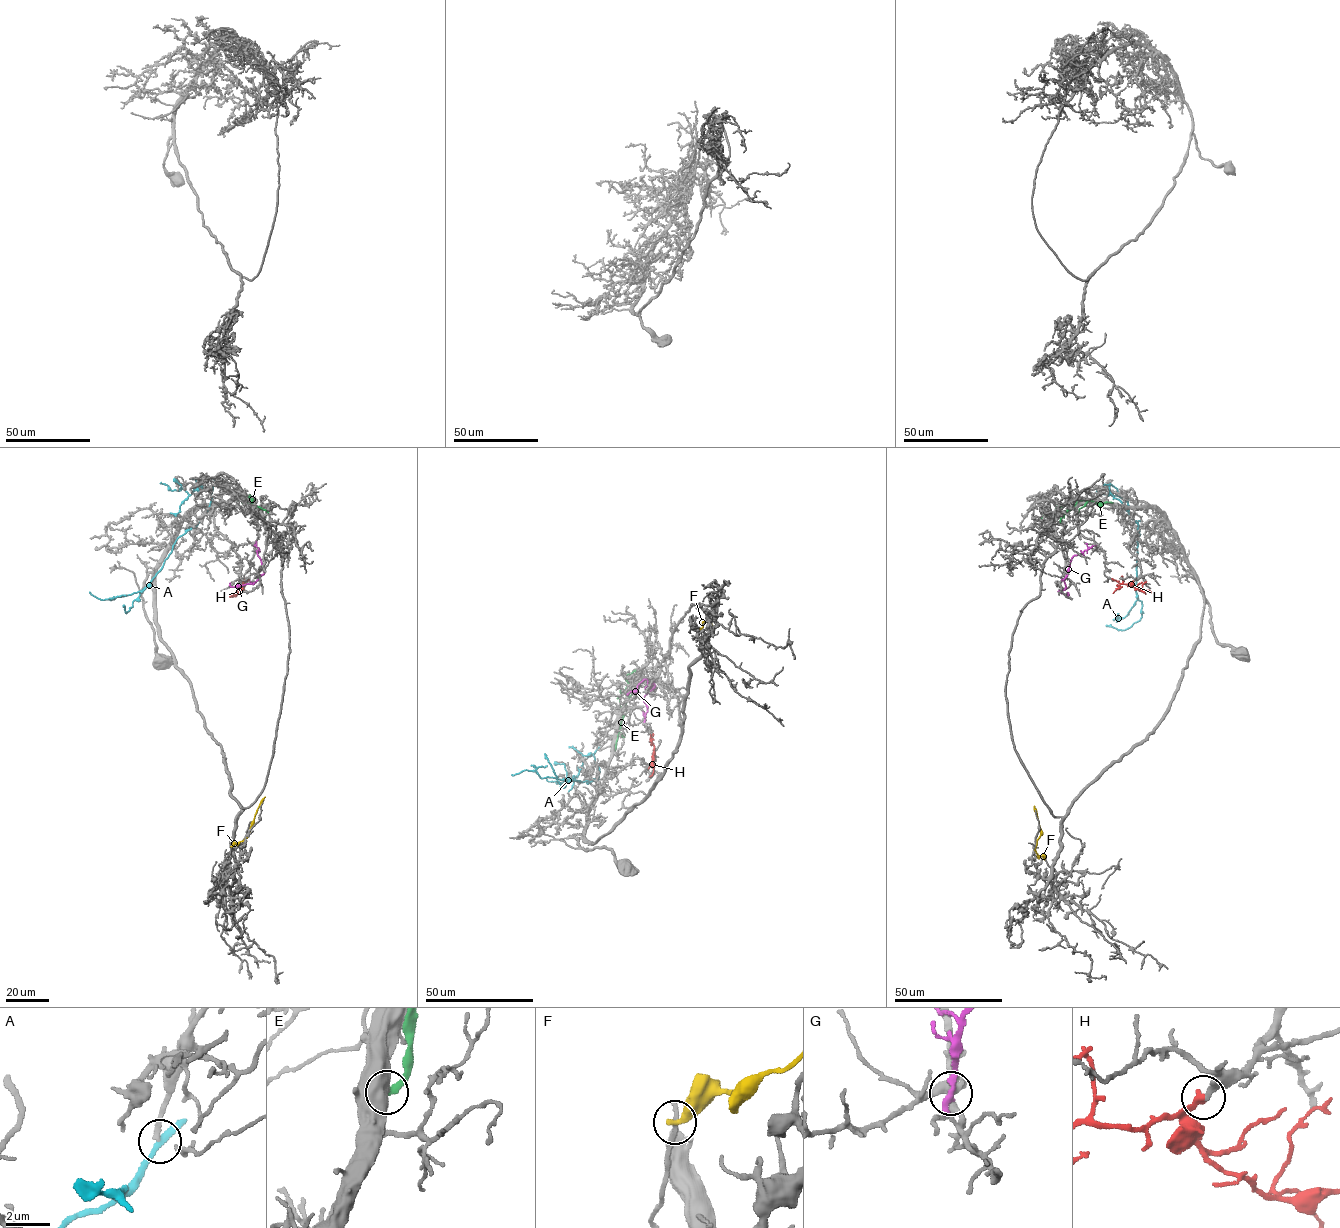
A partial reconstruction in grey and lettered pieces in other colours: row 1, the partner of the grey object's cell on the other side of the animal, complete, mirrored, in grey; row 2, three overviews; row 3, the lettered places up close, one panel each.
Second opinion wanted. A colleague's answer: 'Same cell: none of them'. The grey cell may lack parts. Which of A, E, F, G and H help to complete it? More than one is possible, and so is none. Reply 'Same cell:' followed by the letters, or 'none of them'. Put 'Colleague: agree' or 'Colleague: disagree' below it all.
Same cell: H
Colleague: disagree

